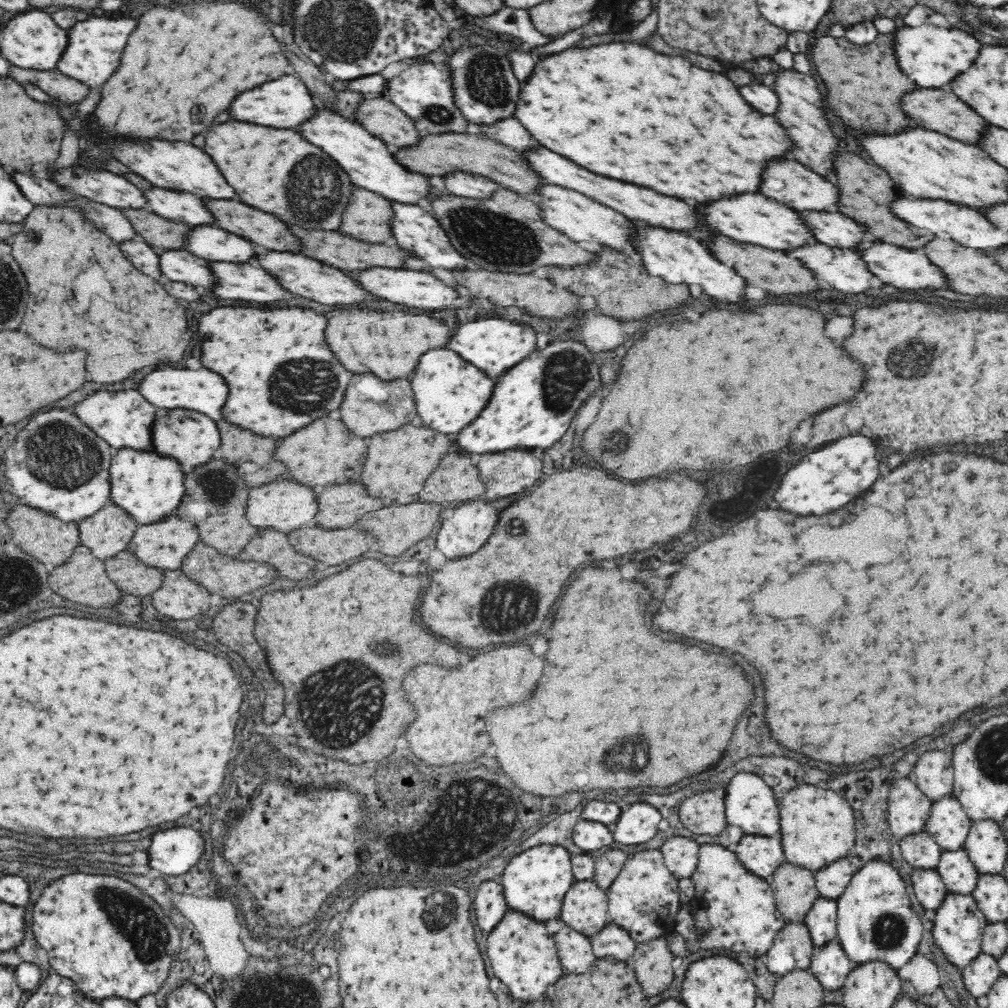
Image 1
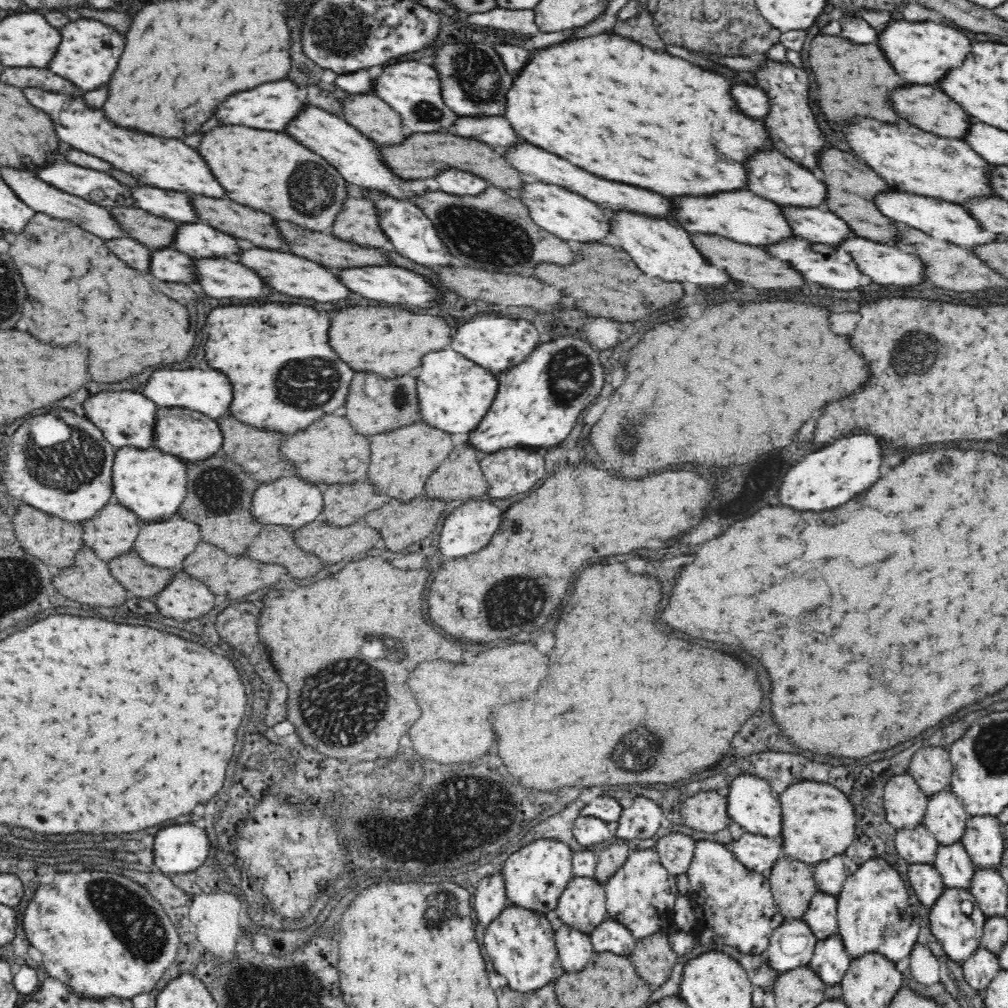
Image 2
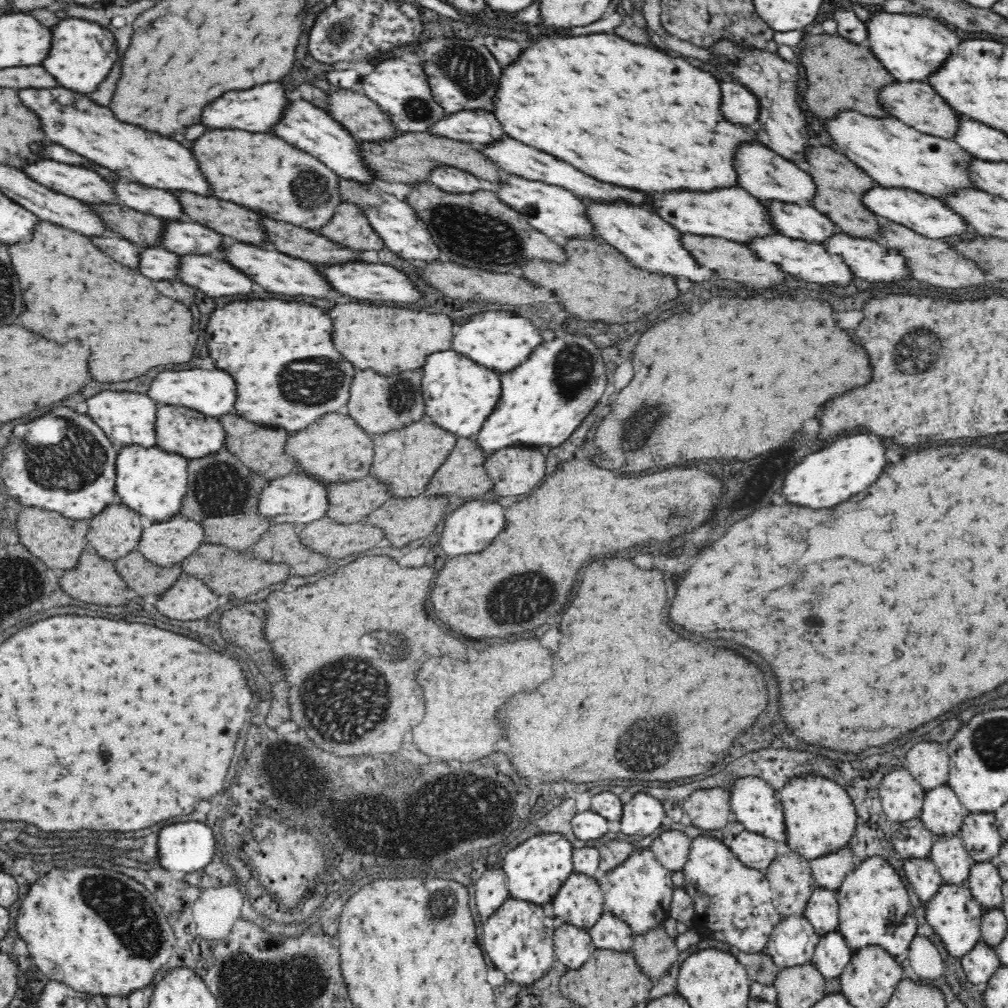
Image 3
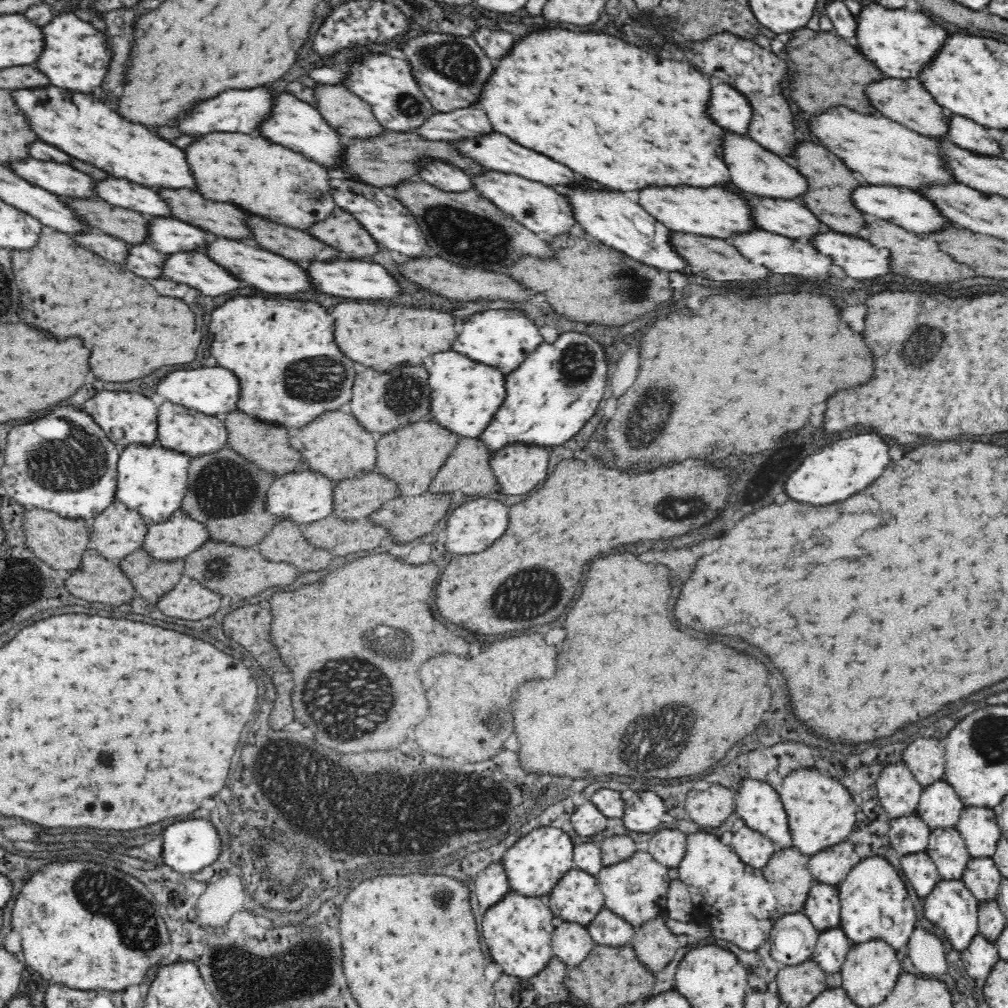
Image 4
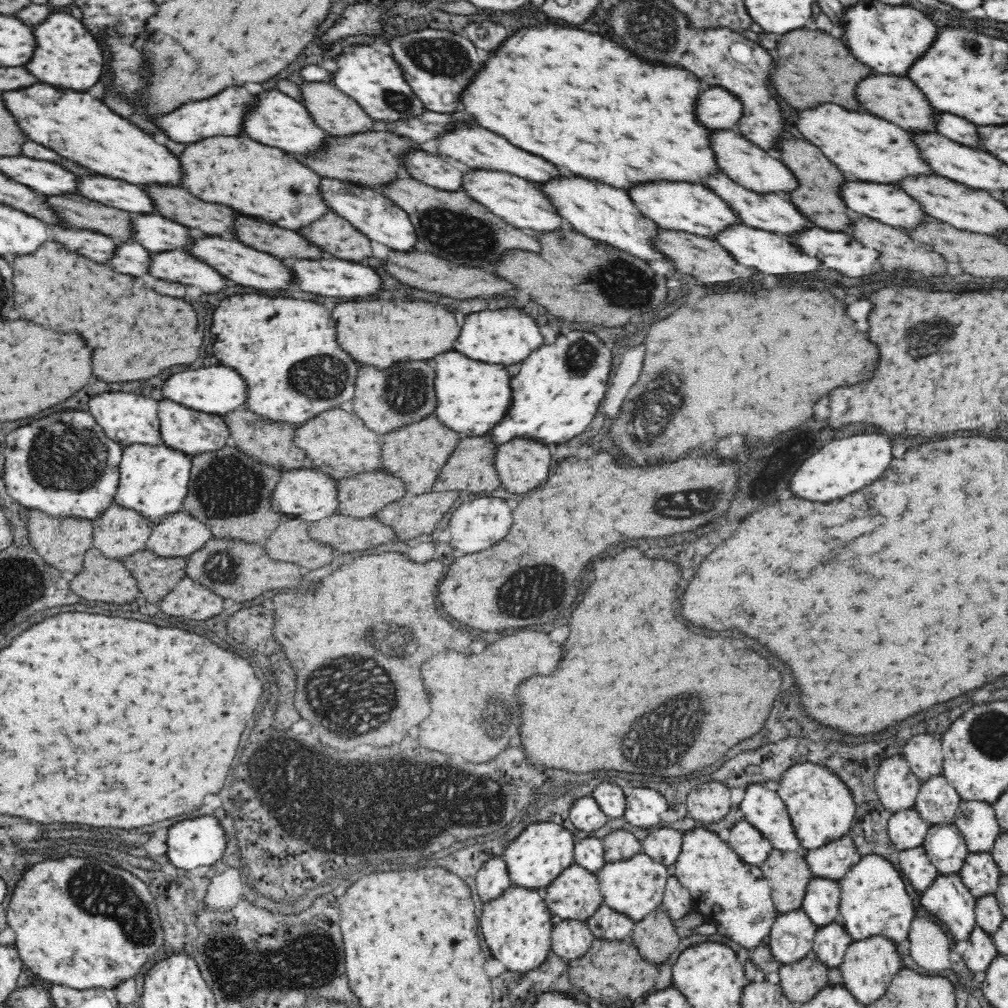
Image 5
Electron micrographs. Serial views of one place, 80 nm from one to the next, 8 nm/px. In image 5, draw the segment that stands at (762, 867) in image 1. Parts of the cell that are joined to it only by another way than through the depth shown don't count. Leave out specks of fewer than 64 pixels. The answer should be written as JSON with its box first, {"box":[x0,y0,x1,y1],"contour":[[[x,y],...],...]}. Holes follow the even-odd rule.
{"box":[727,818,773,867],"contour":[[[744,818],[735,820],[727,843],[738,853],[742,862],[758,867],[765,862],[773,849],[770,841]]]}

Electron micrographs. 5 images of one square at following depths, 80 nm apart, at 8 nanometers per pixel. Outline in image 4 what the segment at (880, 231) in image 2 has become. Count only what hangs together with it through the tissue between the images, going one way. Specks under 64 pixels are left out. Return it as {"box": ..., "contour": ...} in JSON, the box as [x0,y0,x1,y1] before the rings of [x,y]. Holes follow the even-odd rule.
{"box":[790,142,868,237],"contour":[[[811,142],[800,143],[790,161],[798,168],[798,171],[806,175],[810,183],[808,194],[804,194],[800,202],[810,207],[814,215],[820,217],[830,230],[853,237],[864,235],[864,228],[868,226],[868,219],[866,219],[868,214],[858,209],[853,200],[854,190],[863,185],[860,180],[854,178],[854,171],[848,168],[846,161],[824,145]]]}

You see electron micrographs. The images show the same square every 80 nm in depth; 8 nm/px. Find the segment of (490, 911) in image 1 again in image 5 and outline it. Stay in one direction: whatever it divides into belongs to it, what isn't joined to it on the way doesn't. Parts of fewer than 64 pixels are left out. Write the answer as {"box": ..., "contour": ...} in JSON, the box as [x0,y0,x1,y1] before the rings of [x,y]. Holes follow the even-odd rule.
{"box":[475,857,511,903],"contour":[[[502,857],[487,860],[486,864],[475,874],[476,890],[482,903],[490,903],[502,897],[511,883],[508,869]]]}

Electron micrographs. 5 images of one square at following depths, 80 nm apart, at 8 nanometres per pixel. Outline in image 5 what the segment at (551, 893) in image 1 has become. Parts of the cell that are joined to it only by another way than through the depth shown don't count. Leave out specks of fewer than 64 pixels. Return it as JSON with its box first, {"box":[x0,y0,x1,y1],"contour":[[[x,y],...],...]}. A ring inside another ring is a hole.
{"box":[501,822,575,893],"contour":[[[544,822],[526,828],[526,832],[514,839],[501,857],[514,887],[543,893],[566,868],[575,864],[574,846],[572,833],[567,828]]]}

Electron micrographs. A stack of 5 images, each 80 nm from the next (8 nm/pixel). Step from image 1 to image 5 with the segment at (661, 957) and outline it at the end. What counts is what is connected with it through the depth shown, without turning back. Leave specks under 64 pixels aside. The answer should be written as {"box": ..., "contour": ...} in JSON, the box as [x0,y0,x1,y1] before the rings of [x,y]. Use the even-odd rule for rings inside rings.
{"box":[629,907,680,964],"contour":[[[658,907],[644,920],[635,923],[629,939],[635,944],[644,960],[652,964],[660,964],[672,956],[672,952],[680,944],[680,938],[672,924],[673,921],[663,907]]]}

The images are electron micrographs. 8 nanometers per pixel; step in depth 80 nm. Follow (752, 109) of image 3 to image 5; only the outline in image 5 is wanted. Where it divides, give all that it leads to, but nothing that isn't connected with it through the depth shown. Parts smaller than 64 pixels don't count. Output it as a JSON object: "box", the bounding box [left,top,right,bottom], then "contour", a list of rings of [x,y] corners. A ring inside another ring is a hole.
{"box":[698,86,744,130],"contour":[[[722,86],[708,88],[698,104],[698,116],[704,124],[716,130],[737,128],[744,118],[744,105],[734,93]]]}

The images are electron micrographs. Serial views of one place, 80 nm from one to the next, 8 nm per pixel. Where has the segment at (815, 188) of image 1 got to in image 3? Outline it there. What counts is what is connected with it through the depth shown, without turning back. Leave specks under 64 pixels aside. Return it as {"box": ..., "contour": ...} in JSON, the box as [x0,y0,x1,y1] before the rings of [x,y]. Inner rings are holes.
{"box":[736,144,818,204],"contour":[[[746,144],[742,146],[742,152],[736,156],[738,174],[740,174],[740,186],[746,188],[752,196],[766,198],[769,201],[786,202],[788,204],[812,204],[818,194],[818,185],[814,177],[808,172],[808,168],[794,163],[785,157],[778,156],[776,151]]]}

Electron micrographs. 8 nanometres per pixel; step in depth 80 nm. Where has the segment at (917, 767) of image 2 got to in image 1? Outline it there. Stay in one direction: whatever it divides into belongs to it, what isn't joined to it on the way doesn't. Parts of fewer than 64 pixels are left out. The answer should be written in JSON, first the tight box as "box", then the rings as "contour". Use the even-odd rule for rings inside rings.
{"box":[910,752,955,804],"contour":[[[944,752],[922,754],[920,762],[913,768],[910,779],[933,804],[946,796],[952,796],[955,782],[953,756]]]}

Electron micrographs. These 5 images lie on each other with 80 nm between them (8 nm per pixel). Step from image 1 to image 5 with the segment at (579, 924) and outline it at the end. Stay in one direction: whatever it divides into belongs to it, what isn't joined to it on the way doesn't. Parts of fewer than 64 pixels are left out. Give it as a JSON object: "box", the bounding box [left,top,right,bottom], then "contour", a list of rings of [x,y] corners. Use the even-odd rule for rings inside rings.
{"box":[543,864,603,923],"contour":[[[576,864],[566,868],[543,892],[543,897],[552,914],[583,923],[603,904],[597,876]]]}

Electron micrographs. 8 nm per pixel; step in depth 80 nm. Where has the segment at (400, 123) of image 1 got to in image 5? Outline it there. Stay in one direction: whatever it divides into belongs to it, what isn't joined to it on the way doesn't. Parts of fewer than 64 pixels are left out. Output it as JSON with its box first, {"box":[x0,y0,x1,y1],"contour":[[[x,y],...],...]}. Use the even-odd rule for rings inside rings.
{"box":[302,82,377,136],"contour":[[[307,82],[302,84],[304,91],[304,103],[310,109],[312,116],[316,118],[316,123],[322,126],[322,129],[331,136],[354,136],[366,132],[377,130],[376,121],[366,113],[358,101],[342,91],[336,85],[326,82]]]}

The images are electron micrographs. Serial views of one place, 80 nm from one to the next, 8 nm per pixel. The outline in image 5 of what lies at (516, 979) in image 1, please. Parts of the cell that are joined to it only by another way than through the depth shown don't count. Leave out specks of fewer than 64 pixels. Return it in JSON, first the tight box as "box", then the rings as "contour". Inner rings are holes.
{"box":[479,886,553,975],"contour":[[[510,886],[497,900],[484,903],[479,915],[482,936],[491,954],[500,960],[508,972],[525,975],[540,968],[551,950],[553,931],[552,912],[545,904],[542,892],[527,891],[526,888]]]}

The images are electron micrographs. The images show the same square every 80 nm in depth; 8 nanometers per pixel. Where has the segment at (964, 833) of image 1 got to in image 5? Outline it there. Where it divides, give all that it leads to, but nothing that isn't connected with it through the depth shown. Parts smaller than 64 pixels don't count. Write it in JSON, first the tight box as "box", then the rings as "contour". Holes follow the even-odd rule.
{"box":[914,776,961,825],"contour":[[[944,776],[921,784],[914,810],[930,825],[951,824],[961,808],[958,791]]]}

